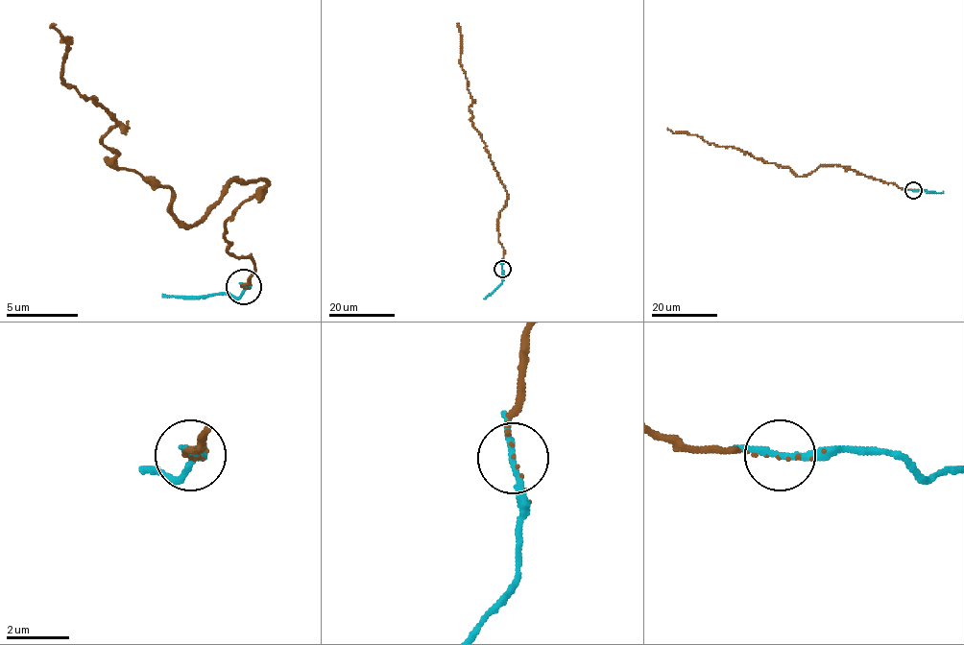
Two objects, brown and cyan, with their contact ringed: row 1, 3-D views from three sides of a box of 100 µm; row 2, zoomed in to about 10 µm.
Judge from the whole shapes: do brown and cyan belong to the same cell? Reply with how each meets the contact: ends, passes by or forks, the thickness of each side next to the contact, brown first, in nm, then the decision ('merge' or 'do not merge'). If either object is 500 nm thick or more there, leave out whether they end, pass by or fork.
brown ends | cyan passes by | 70/190 nm | merge

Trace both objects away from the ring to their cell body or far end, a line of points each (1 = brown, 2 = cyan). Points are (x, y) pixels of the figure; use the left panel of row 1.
1: (245, 286), (223, 228), (266, 182), (184, 225), (102, 143), (116, 122), (62, 79), (52, 22)
2: (245, 286), (237, 297), (162, 293)

